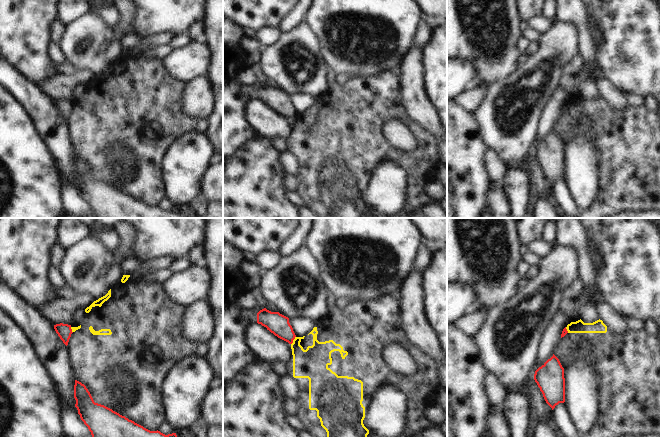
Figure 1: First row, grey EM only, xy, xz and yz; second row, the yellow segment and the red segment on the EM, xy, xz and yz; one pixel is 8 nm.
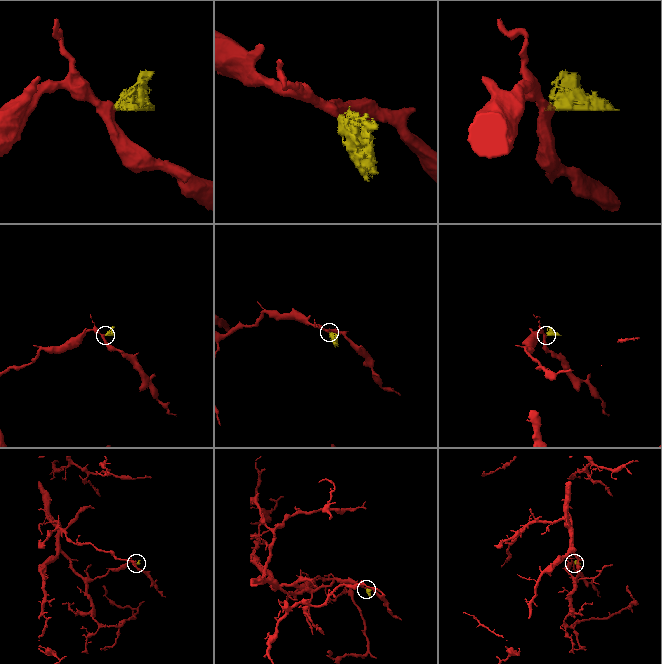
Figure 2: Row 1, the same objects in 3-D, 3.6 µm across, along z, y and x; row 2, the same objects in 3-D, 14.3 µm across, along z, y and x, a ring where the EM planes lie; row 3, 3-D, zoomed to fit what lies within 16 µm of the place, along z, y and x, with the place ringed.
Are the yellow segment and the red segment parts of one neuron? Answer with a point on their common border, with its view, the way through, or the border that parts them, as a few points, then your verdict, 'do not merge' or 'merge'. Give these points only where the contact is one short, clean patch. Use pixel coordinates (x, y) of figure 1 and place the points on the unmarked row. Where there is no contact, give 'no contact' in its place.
contact xz (293, 116); border xz (295, 112), (291, 120); do not merge

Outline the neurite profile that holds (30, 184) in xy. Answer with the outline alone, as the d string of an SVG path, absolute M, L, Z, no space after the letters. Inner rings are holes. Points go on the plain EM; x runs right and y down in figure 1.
M0 85L0 218L61 218L60 191L61 177L51 152L25 109Z

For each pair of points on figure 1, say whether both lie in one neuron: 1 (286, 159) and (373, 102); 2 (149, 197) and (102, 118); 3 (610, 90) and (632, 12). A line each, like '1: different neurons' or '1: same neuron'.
1: different neurons
2: same neuron
3: different neurons

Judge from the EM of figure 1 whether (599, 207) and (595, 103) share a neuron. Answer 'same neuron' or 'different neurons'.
different neurons

